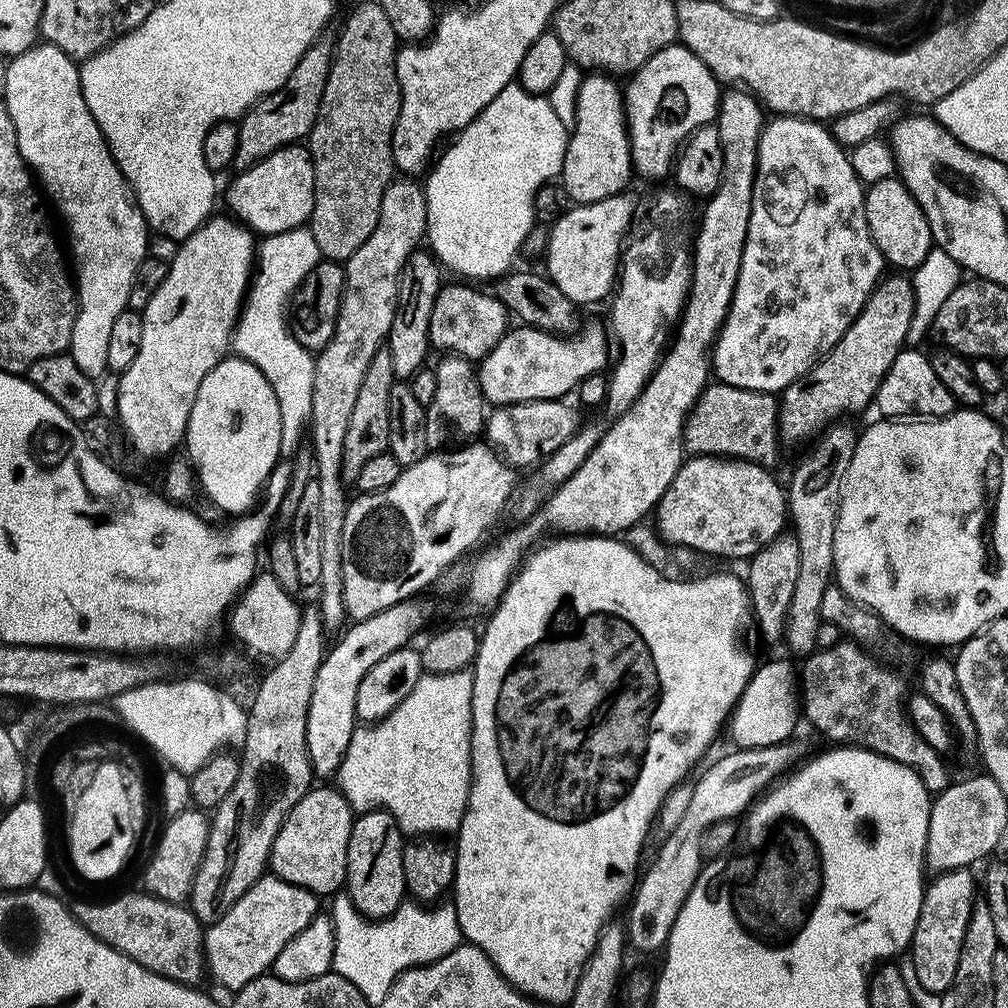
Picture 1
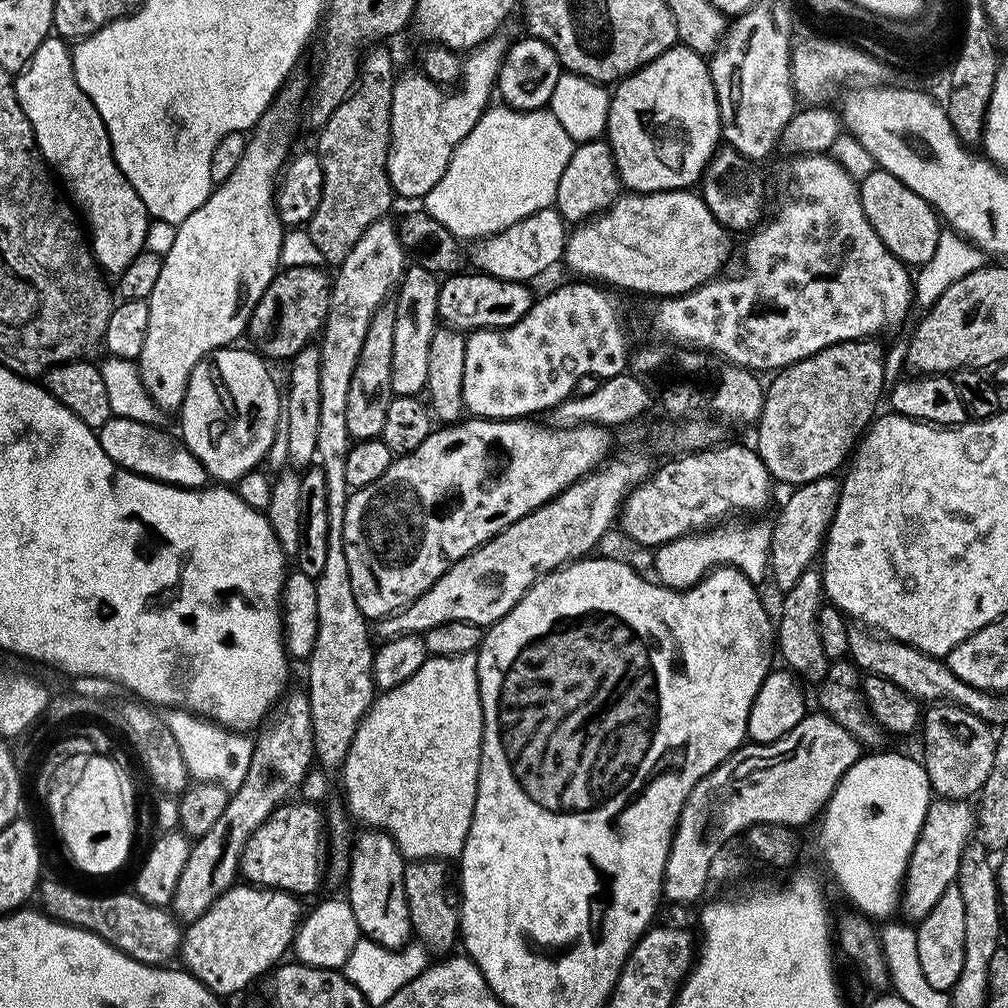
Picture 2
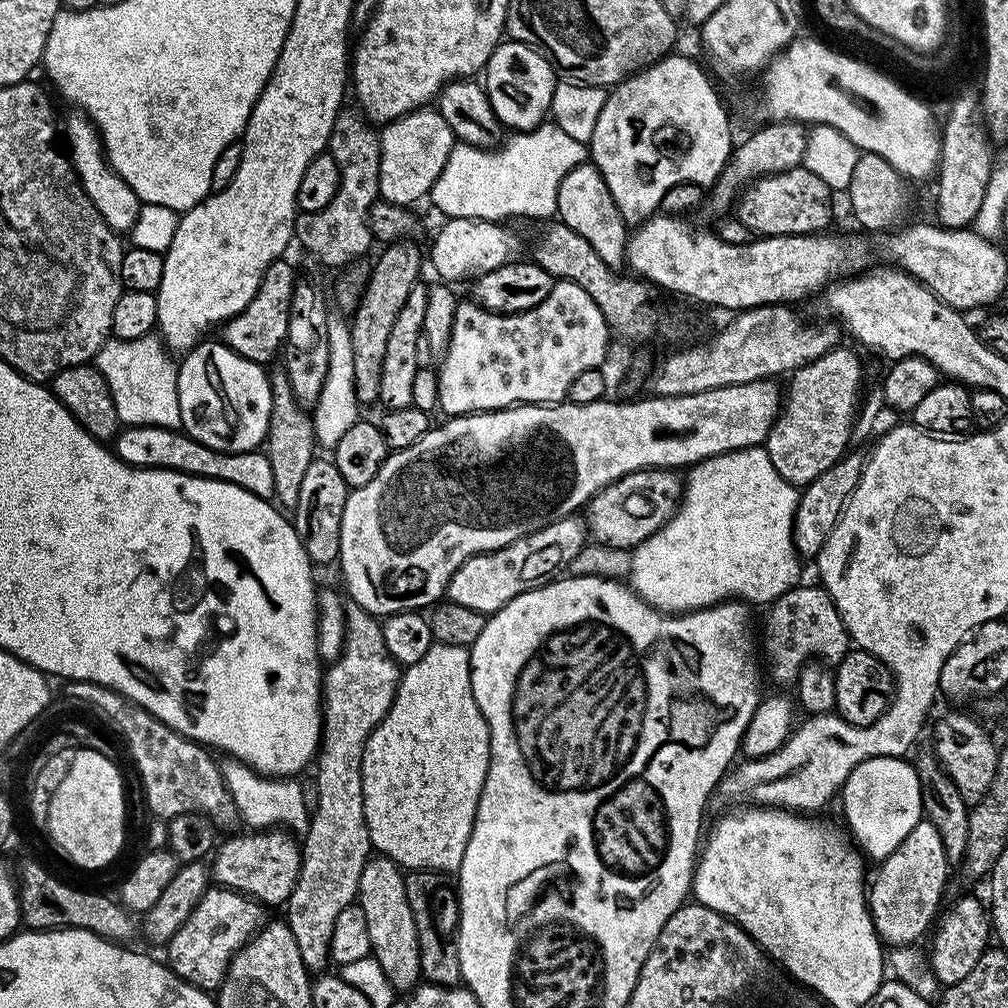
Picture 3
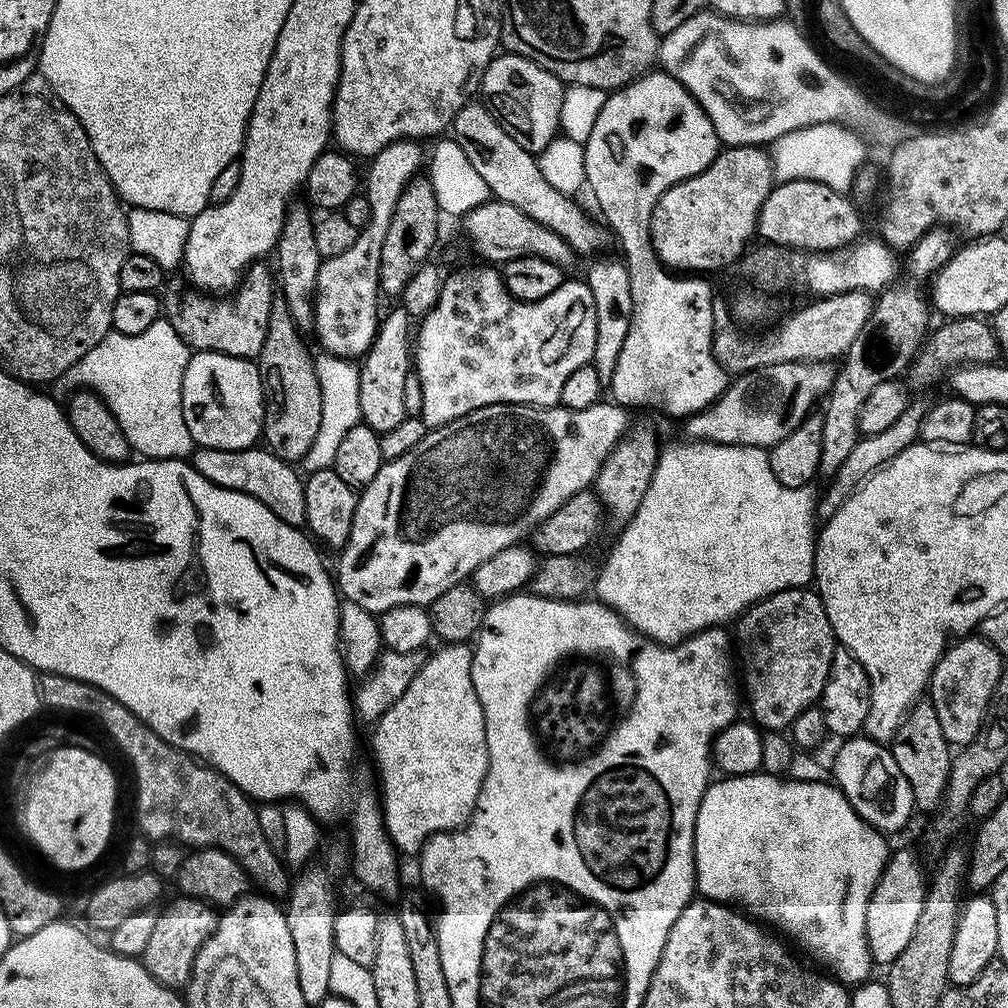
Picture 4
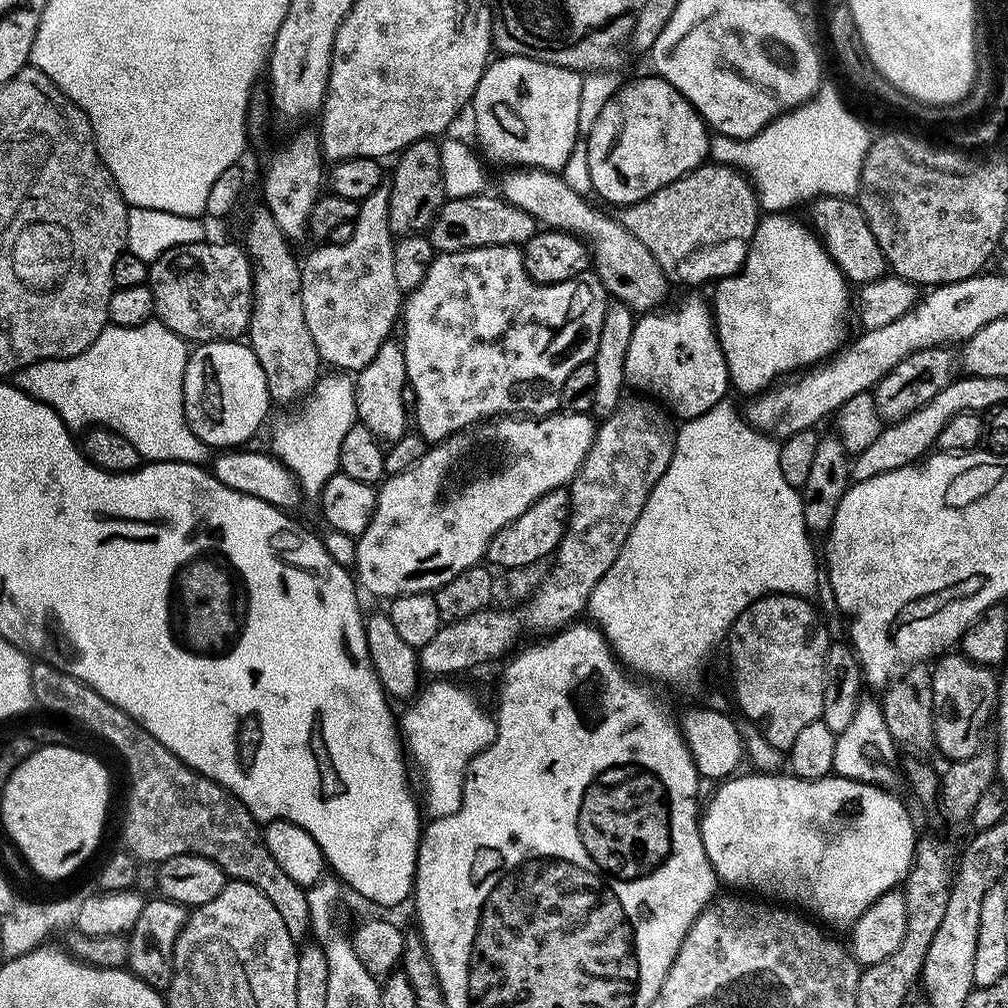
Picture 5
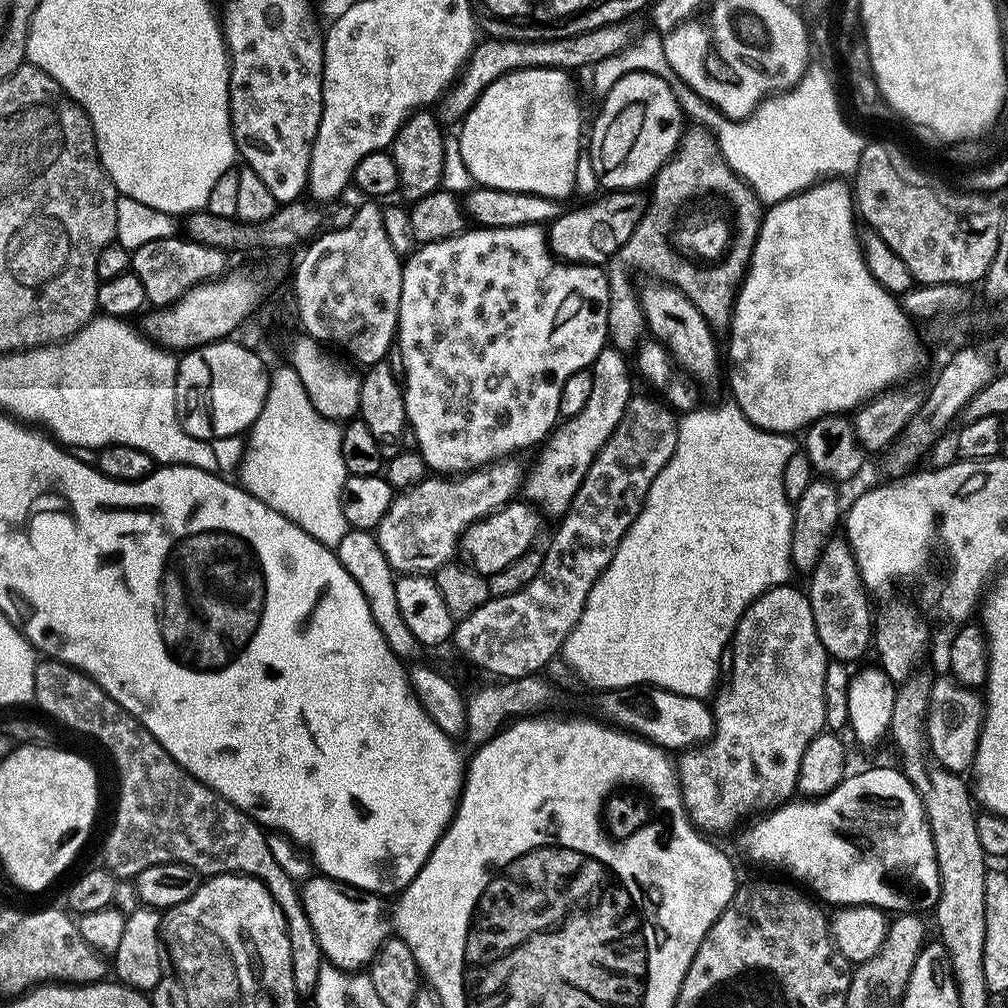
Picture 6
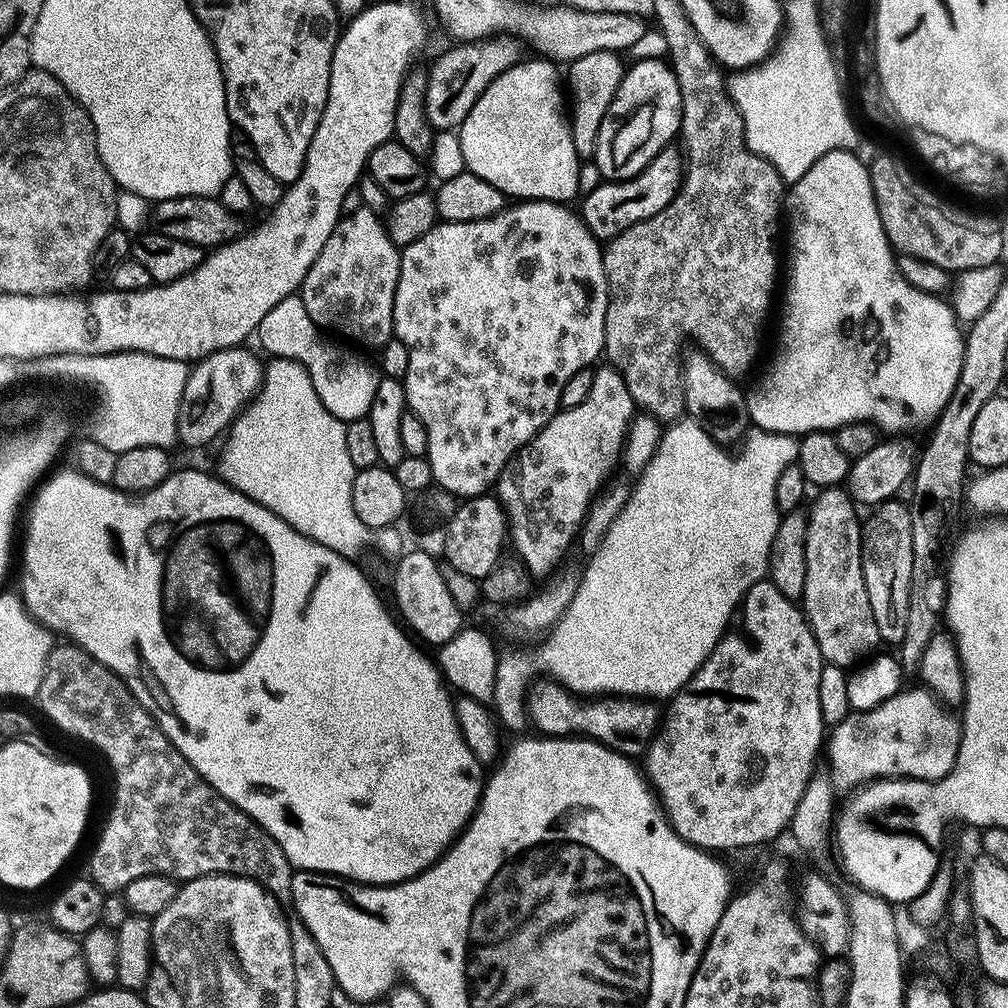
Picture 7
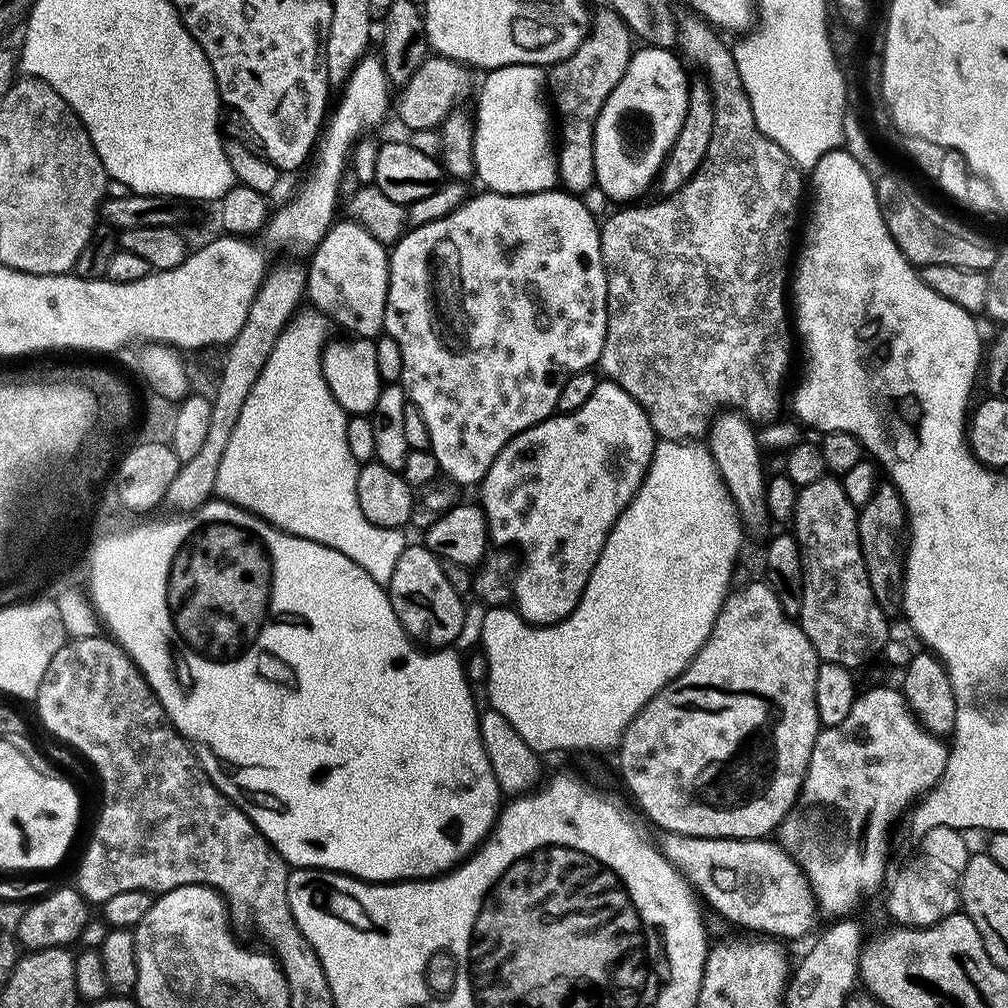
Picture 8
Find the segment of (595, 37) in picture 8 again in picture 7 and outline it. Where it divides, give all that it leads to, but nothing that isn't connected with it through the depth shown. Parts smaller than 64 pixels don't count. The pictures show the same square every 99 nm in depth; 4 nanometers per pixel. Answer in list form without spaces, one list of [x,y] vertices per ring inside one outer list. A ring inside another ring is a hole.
[[[596,52],[586,54],[567,65],[566,96],[570,101],[570,127],[574,138],[574,150],[581,158],[592,158],[596,155],[598,130],[602,130],[602,118],[610,110],[610,102],[618,90],[626,71],[626,64],[615,52]]]

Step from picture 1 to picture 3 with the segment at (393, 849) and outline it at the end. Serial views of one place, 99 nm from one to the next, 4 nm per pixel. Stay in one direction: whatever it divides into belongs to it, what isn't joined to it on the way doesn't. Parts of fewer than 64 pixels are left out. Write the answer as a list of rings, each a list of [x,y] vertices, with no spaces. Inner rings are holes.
[[[379,854],[373,855],[358,878],[355,903],[366,914],[366,934],[370,934],[371,955],[382,966],[386,978],[393,989],[400,994],[408,994],[421,983],[420,947],[418,930],[414,926],[414,914],[404,890],[405,873],[400,865]]]

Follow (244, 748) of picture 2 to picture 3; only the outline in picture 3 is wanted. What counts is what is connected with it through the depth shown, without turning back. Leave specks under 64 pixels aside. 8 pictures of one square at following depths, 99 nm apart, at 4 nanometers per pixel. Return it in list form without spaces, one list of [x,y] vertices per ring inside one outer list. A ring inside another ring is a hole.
[[[231,758],[225,759],[223,761],[225,764],[221,766],[220,772],[222,775],[224,775],[224,784],[226,787],[228,787],[228,792],[230,795],[232,795],[232,804],[234,807],[236,807],[236,812],[238,815],[241,816],[242,819],[245,820],[246,823],[249,824],[249,829],[252,830],[276,830],[279,829],[281,826],[288,826],[284,824],[293,824],[294,827],[300,828],[299,830],[307,829],[308,822],[310,819],[310,804],[308,801],[308,804],[306,801],[304,801],[304,792],[302,789],[300,789],[299,779],[296,778],[269,778],[266,776],[259,775],[252,771],[252,769],[246,767],[241,760],[233,760]]]

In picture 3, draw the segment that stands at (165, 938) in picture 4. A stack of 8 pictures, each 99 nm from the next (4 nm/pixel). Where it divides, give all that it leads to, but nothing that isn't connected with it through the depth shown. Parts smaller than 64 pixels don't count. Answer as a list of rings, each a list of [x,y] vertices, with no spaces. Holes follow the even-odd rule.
[[[209,886],[190,910],[190,918],[173,934],[166,945],[166,963],[188,984],[205,990],[219,989],[228,973],[228,963],[260,931],[265,923],[265,909],[251,896],[229,888]]]

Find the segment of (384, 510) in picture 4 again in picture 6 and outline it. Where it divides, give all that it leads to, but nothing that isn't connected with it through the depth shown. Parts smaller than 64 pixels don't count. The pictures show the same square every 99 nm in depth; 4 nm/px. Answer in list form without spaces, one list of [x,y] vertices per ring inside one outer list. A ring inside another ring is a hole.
[[[505,458],[478,468],[475,472],[463,474],[432,474],[418,486],[399,493],[393,499],[390,510],[386,510],[380,525],[374,530],[377,544],[381,547],[382,554],[385,555],[392,571],[405,576],[427,576],[436,573],[442,565],[449,563],[457,555],[460,535],[471,524],[485,520],[492,512],[517,499],[526,472],[523,472],[514,461],[515,459]]]

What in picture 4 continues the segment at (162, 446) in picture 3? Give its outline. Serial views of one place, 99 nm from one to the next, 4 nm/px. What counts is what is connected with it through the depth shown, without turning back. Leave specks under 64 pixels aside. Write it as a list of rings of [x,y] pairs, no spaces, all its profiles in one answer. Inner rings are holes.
[[[262,446],[242,450],[197,447],[190,458],[194,468],[208,481],[226,489],[246,493],[261,501],[278,519],[300,528],[305,525],[306,502],[303,479],[289,461],[284,461]]]

